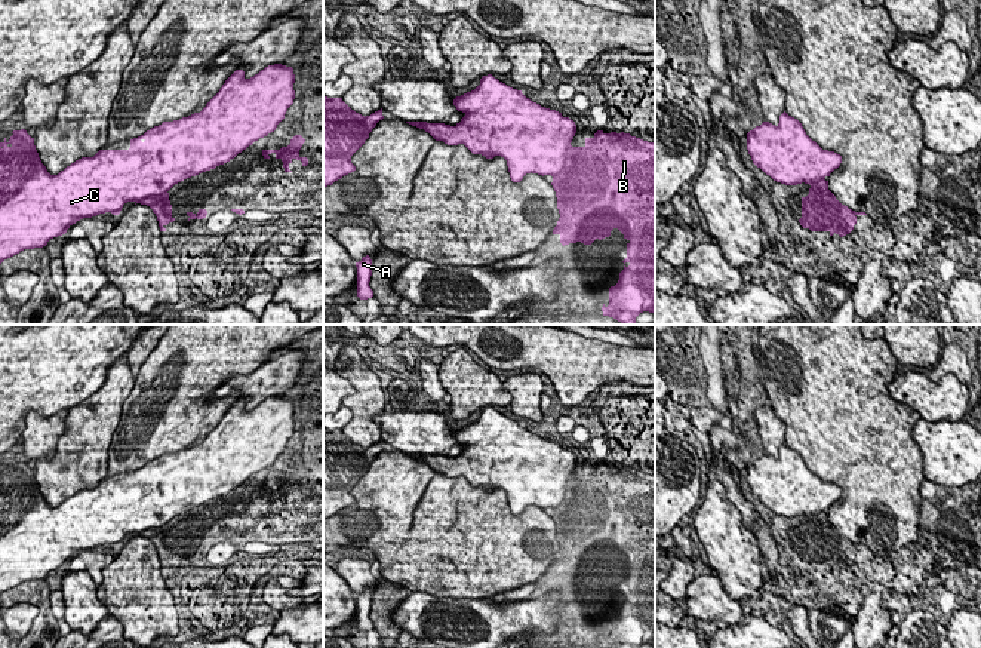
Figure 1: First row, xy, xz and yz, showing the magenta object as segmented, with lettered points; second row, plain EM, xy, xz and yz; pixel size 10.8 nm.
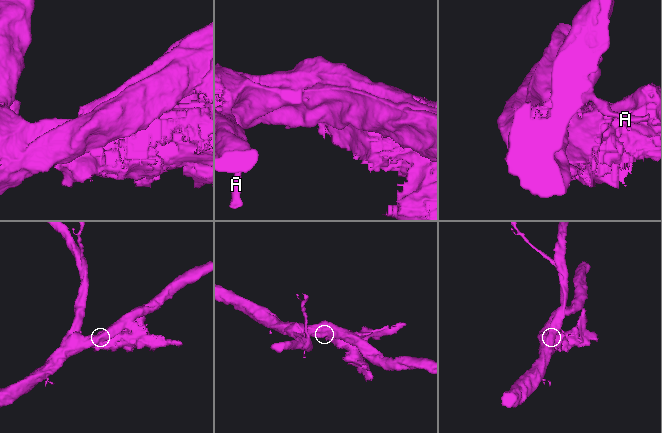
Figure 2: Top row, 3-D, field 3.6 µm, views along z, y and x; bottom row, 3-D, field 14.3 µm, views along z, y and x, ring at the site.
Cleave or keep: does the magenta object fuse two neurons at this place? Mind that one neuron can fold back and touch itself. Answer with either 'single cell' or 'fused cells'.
single cell

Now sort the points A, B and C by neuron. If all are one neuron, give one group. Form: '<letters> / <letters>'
A B C

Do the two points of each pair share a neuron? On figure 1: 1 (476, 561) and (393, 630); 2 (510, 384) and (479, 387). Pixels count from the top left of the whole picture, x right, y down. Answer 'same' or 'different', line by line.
1: different
2: different

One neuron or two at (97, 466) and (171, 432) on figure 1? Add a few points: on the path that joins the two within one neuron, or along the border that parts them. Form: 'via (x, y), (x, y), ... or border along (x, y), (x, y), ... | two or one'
via (114, 453), (135, 432), (153, 432) | one

